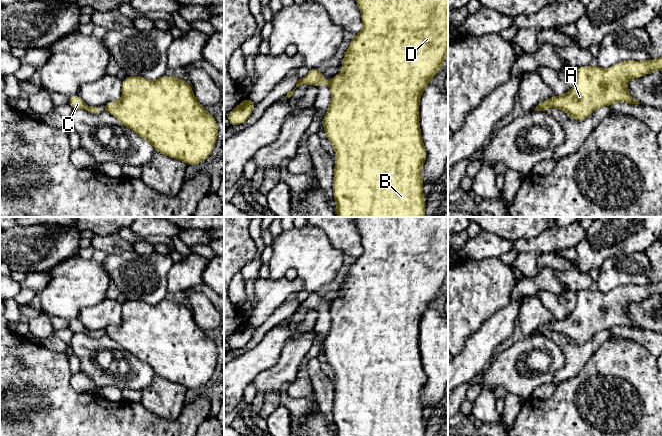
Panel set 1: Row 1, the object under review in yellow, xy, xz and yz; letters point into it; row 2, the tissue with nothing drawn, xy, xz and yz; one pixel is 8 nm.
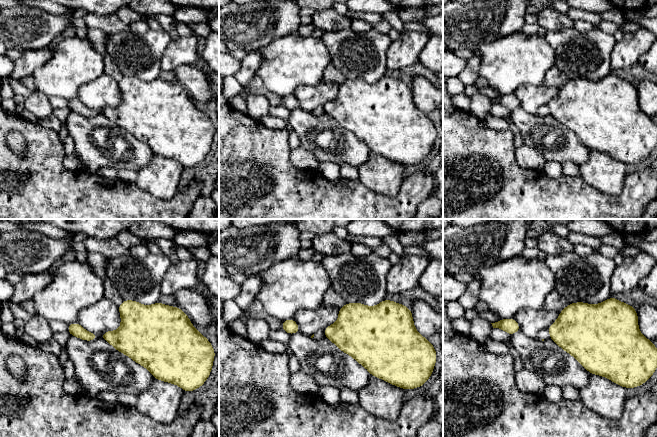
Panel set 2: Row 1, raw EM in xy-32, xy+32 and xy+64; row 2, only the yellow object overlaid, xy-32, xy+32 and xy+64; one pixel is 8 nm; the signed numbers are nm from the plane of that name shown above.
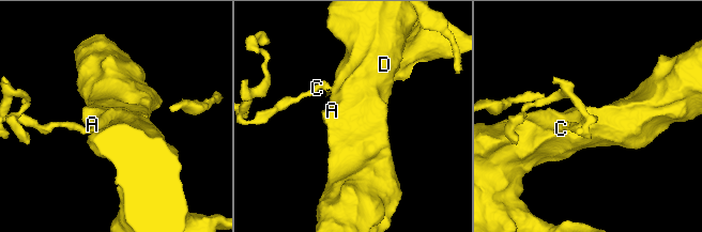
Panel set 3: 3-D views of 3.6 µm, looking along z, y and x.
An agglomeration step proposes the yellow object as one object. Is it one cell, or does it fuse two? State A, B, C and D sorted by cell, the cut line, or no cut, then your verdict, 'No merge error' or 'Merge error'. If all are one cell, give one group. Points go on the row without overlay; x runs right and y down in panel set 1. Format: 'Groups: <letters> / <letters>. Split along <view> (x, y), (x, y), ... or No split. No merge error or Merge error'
Groups: A B D / C. Split along xz (330, 305), (329, 310). Merge error

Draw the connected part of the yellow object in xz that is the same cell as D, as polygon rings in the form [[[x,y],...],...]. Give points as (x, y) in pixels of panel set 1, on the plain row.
[[[354,217],[363,246],[362,255],[353,260],[341,285],[342,297],[330,304],[331,327],[323,341],[327,363],[335,374],[333,420],[336,436],[425,436],[422,390],[427,382],[419,349],[419,327],[430,304],[443,291],[448,276],[448,217]]]

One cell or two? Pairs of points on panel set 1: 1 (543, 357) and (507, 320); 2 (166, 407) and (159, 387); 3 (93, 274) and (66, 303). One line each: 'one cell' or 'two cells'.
1: two cells
2: one cell
3: one cell

